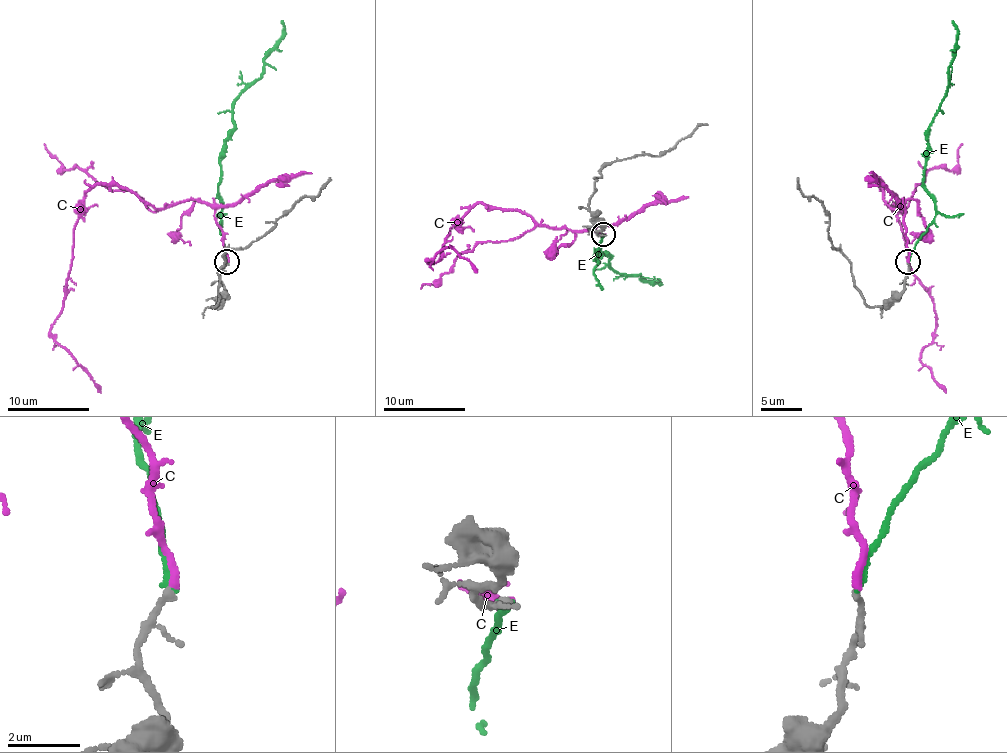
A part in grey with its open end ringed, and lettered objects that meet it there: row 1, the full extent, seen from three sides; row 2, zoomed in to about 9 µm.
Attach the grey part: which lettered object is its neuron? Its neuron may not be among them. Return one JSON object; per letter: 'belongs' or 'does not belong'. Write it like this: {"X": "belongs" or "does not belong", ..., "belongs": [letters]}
{"C": "belongs", "E": "does not belong", "belongs": ["C"]}

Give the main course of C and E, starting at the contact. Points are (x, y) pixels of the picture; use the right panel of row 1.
C: (908, 262), (904, 204), (875, 184), (896, 196), (910, 272), (933, 303), (920, 360), (945, 393)
E: (908, 262), (935, 217), (935, 198), (923, 182), (925, 153), (927, 129), (947, 92), (957, 36), (951, 20)

